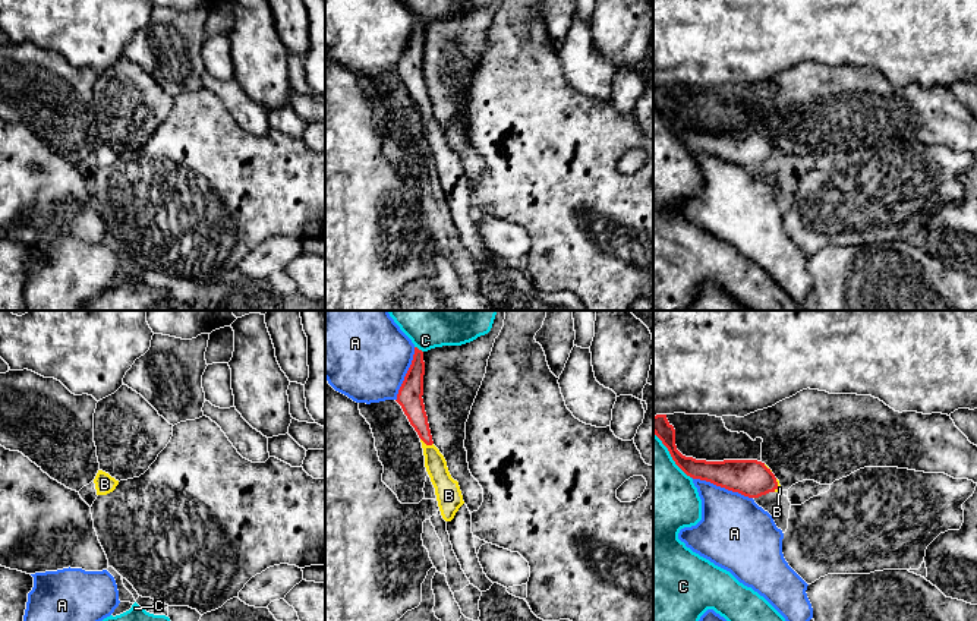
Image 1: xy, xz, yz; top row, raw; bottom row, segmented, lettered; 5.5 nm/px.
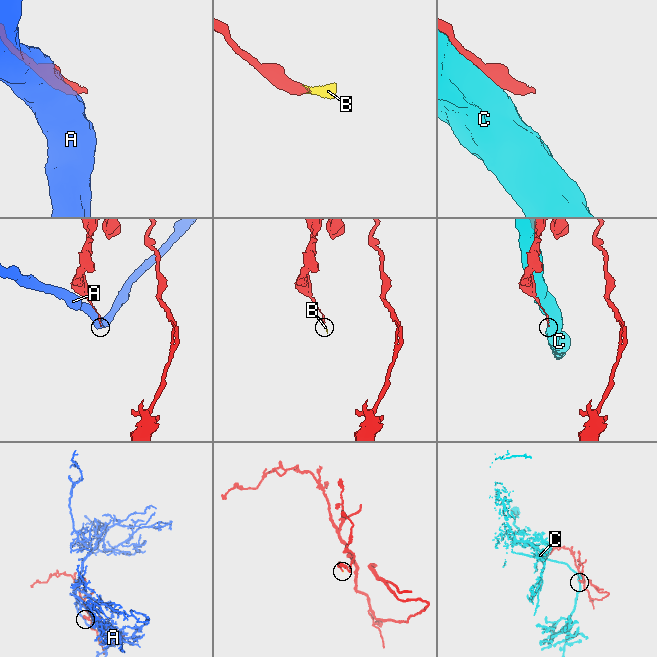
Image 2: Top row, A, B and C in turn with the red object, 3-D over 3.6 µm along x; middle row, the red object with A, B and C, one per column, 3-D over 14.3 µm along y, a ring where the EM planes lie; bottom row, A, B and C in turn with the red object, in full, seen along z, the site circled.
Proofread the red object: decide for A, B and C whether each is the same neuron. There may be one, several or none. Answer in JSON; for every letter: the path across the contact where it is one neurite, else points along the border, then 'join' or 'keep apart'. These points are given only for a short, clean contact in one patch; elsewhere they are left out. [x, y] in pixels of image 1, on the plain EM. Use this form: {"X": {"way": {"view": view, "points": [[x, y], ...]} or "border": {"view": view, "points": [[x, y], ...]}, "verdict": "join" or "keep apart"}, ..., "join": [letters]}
{"A": {"verdict": "keep apart"}, "B": {"way": {"view": "xz", "points": [[412, 75], [426, 116], [435, 136]]}, "verdict": "join"}, "C": {"verdict": "keep apart"}, "join": ["B"]}

